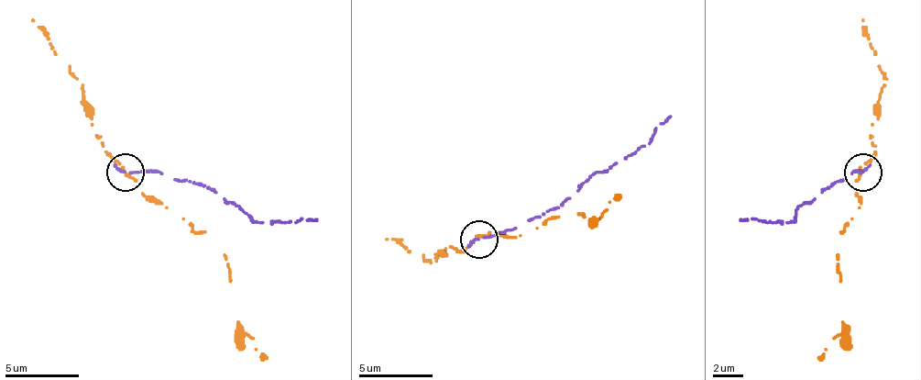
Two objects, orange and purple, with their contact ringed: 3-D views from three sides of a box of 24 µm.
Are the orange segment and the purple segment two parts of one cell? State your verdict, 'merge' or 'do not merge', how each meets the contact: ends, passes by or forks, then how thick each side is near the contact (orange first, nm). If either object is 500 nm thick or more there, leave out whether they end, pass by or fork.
do not merge; orange ends there; purple ends there; 280 nm thick on the orange side, 260 nm on the other

